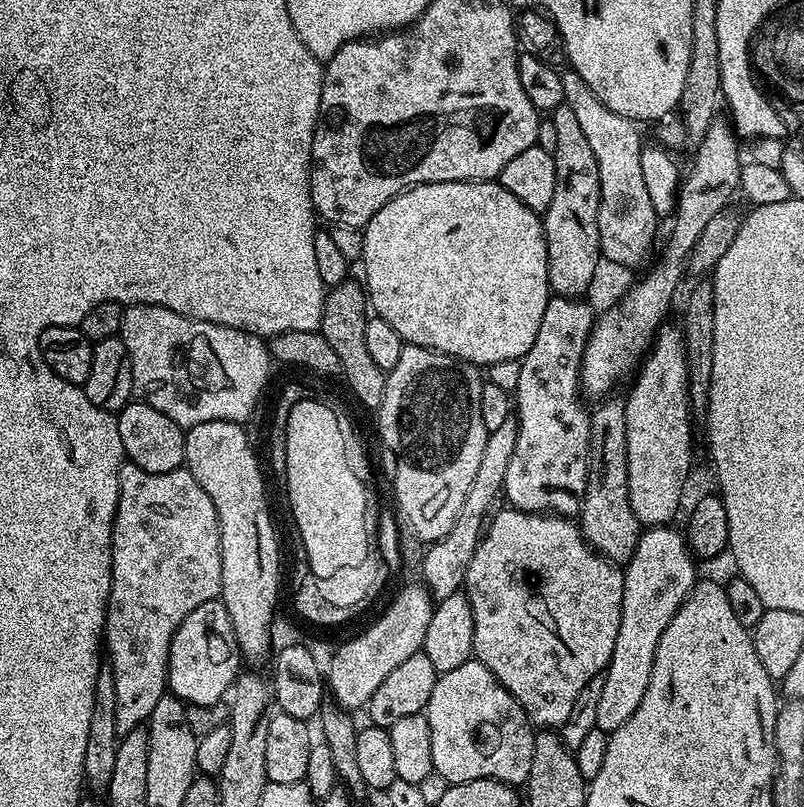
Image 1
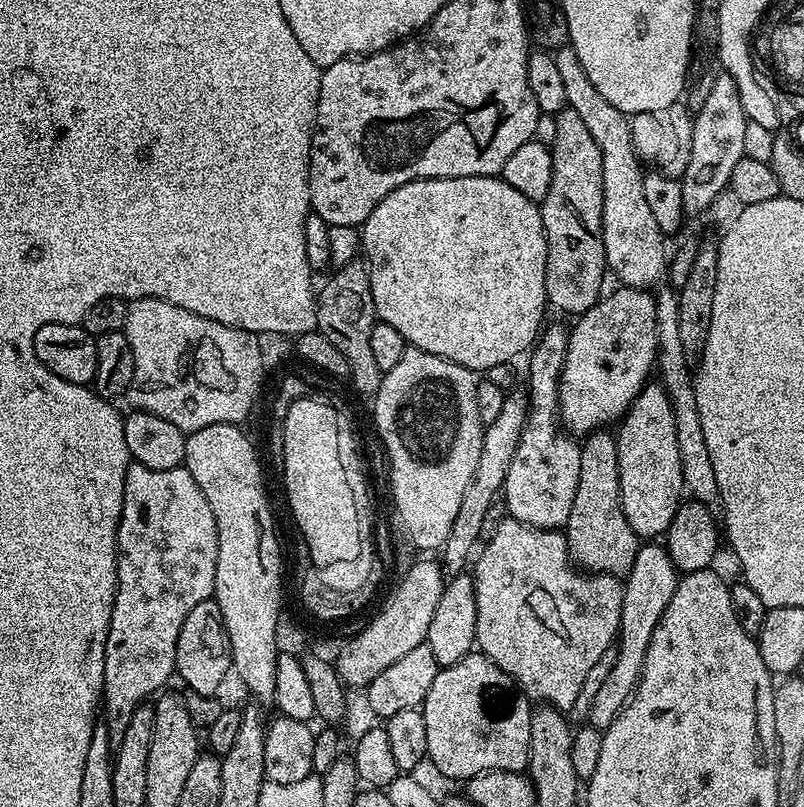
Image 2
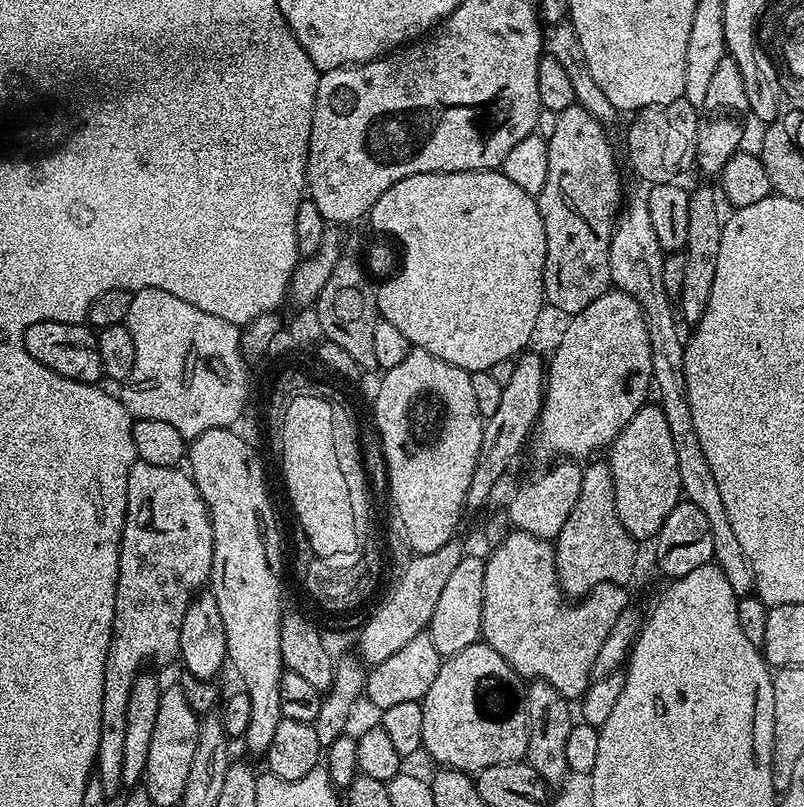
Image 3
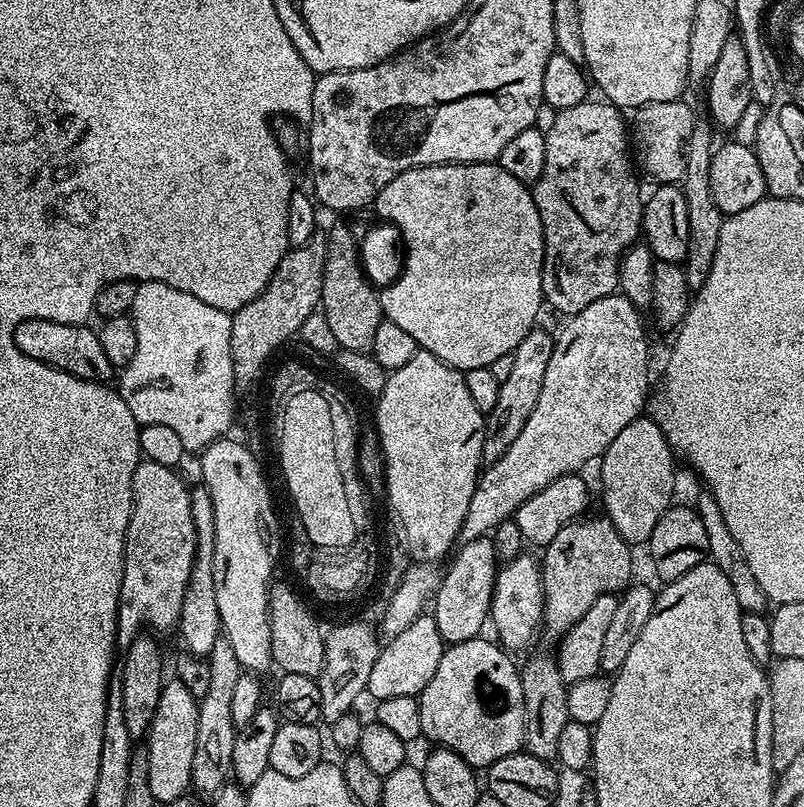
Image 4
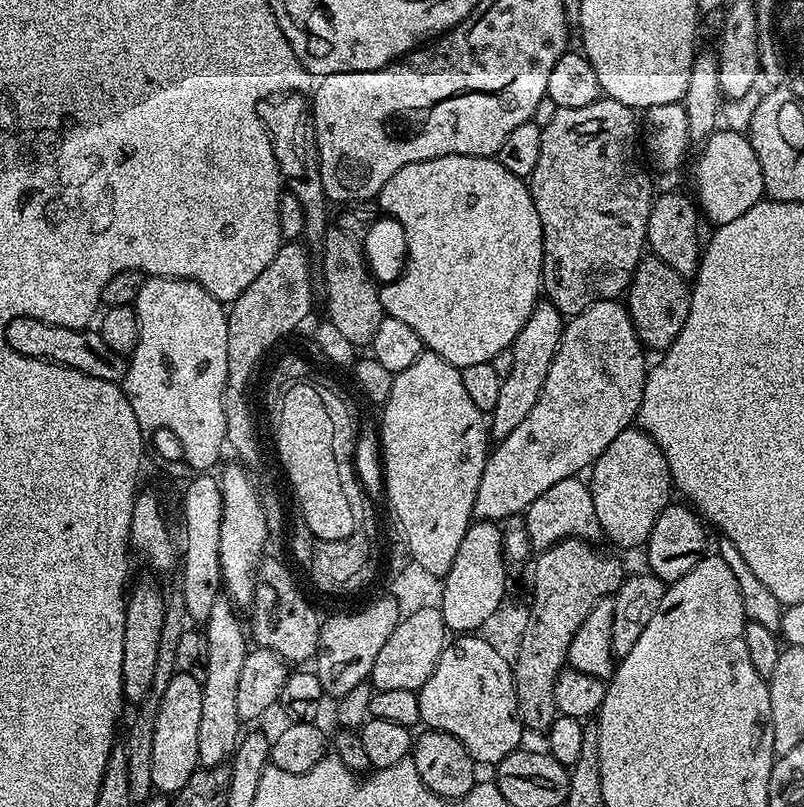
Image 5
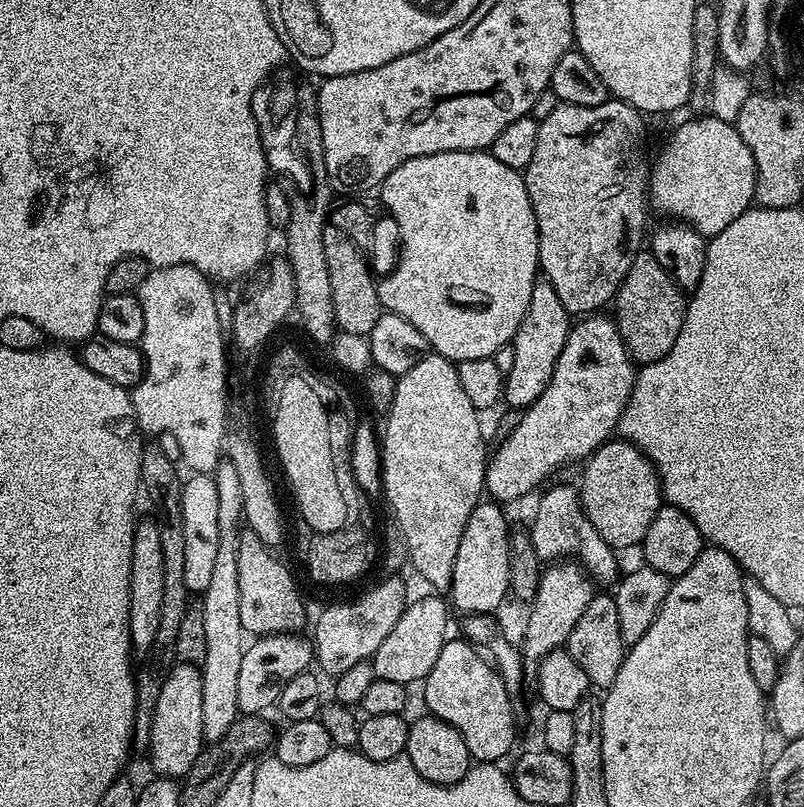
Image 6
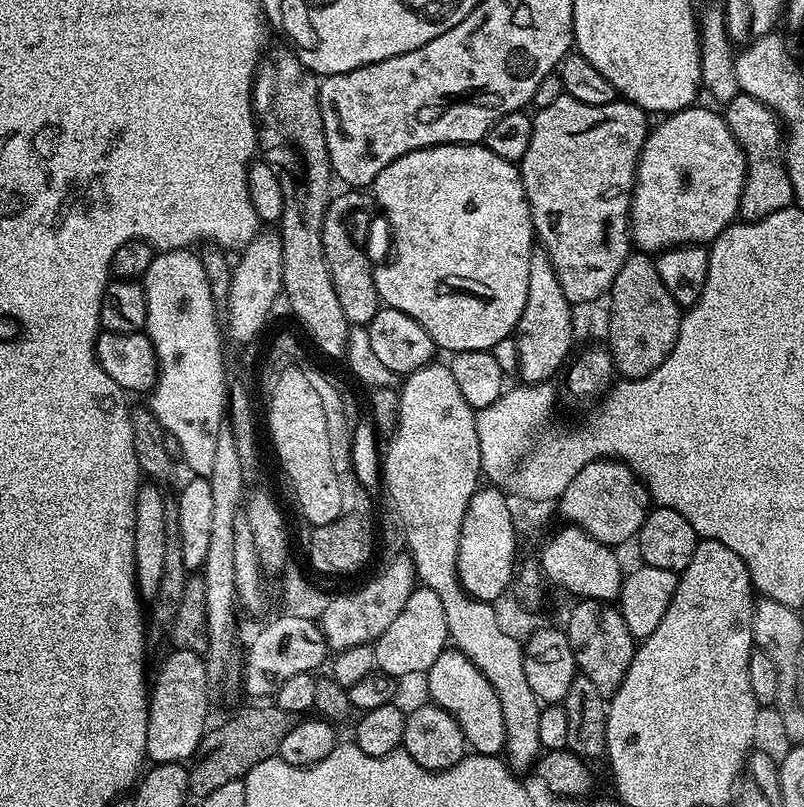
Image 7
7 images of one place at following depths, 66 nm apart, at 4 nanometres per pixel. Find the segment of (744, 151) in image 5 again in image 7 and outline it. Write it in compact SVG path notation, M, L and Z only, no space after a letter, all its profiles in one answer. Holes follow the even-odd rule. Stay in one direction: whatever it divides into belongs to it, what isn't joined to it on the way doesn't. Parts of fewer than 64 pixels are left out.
M693 106L684 108L681 112L674 112L663 117L660 125L653 127L646 139L644 148L640 152L640 160L636 164L636 185L632 188L632 211L630 213L630 240L639 251L649 254L659 254L666 248L674 248L685 244L698 244L701 246L711 245L712 241L726 230L729 224L737 219L740 210L740 199L744 189L744 179L746 178L746 162L744 161L744 151L738 146L730 126L724 121L723 115L719 111L711 112L708 108Z

